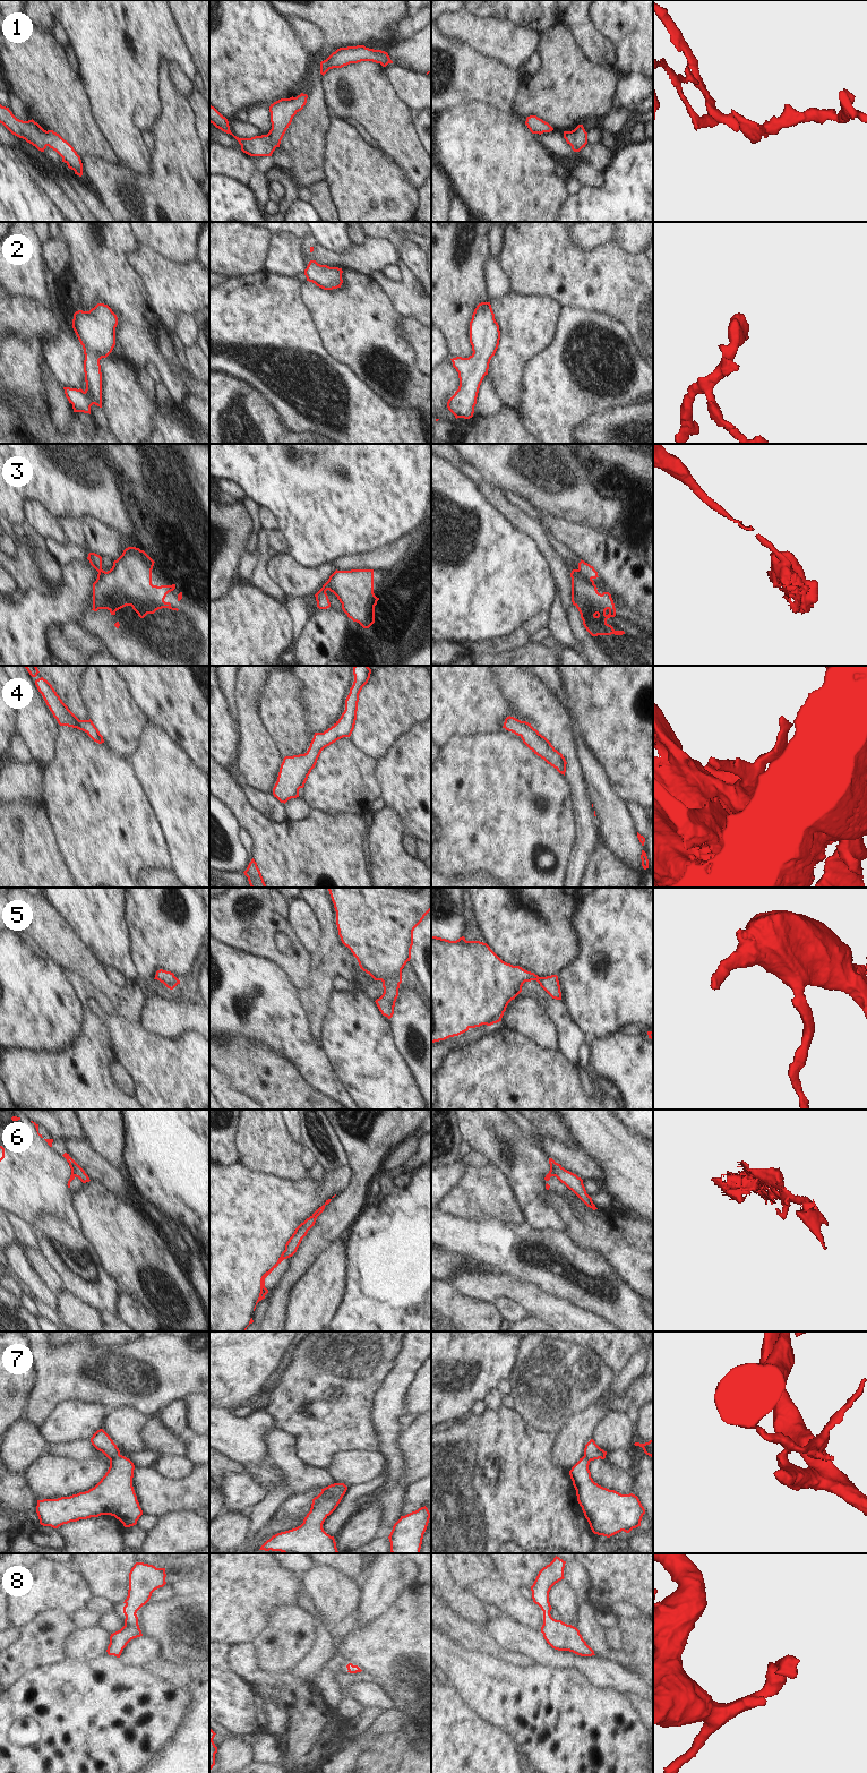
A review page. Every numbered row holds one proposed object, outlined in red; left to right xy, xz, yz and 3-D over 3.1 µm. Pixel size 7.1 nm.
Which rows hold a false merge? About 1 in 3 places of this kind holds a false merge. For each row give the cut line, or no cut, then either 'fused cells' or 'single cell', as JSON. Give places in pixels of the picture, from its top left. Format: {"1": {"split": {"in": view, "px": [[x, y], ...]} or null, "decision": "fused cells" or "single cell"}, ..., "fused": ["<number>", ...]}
{"1": {"split": null, "decision": "single cell"}, "2": {"split": null, "decision": "single cell"}, "3": {"split": {"in": "yz", "px": [[577, 570], [591, 580]]}, "decision": "fused cells"}, "4": {"split": null, "decision": "single cell"}, "5": {"split": null, "decision": "single cell"}, "6": {"split": {"in": "xz", "px": [[303, 1222], [297, 1238], [288, 1247], [286, 1257]]}, "decision": "fused cells"}, "7": {"split": {"in": "xy", "px": [[119, 1454], [110, 1459]]}, "decision": "fused cells"}, "8": {"split": null, "decision": "single cell"}, "fused": ["3", "6", "7"]}

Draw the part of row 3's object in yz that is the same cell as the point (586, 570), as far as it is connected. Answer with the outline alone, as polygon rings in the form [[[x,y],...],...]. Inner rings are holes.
[[[581,559],[581,562],[578,563],[578,571],[581,574],[583,574],[586,579],[596,579],[598,576],[598,572],[594,569],[593,566],[591,566],[590,564],[585,563],[584,560]]]

